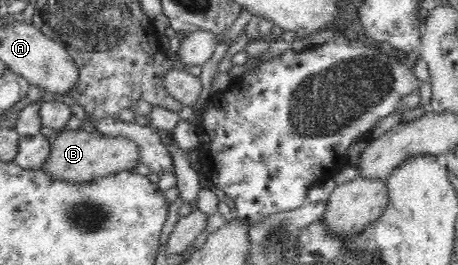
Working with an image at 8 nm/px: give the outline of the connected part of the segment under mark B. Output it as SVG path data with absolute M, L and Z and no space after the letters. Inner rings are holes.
M77 130L61 131L52 139L53 152L43 170L54 178L85 182L103 178L121 171L131 171L141 164L141 147L132 138L107 136L99 132Z

